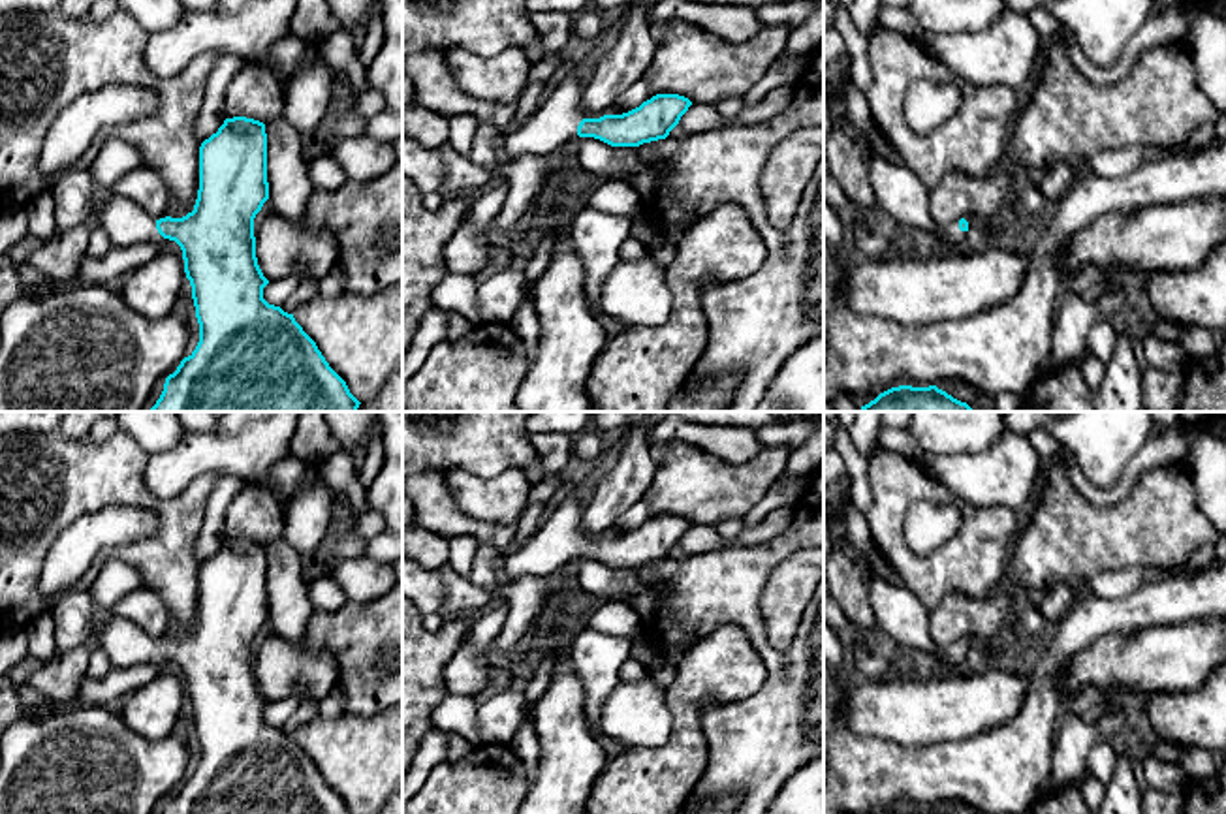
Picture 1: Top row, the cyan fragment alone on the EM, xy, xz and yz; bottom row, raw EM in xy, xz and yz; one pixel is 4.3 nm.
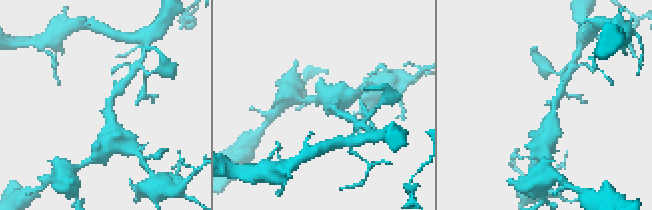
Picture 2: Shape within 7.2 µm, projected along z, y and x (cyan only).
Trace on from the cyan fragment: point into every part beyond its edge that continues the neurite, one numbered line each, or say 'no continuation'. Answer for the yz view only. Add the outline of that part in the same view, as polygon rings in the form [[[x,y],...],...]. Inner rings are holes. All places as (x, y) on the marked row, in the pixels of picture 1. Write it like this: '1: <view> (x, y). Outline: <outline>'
1: yz (899, 192). Outline: [[[871,149],[869,171],[880,207],[899,224],[935,235],[948,250],[967,239],[959,220],[938,227],[929,214],[929,188],[904,164],[889,164]]]

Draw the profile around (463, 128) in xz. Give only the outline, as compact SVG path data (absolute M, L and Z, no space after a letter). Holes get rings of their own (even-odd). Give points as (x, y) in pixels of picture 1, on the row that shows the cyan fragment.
M455 115L449 117L449 139L448 143L455 152L468 156L474 145L474 135L478 130L478 118L474 115Z

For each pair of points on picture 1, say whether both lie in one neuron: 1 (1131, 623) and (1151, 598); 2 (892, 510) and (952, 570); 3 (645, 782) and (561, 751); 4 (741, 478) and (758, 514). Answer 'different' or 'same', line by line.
1: same
2: same
3: different
4: different

